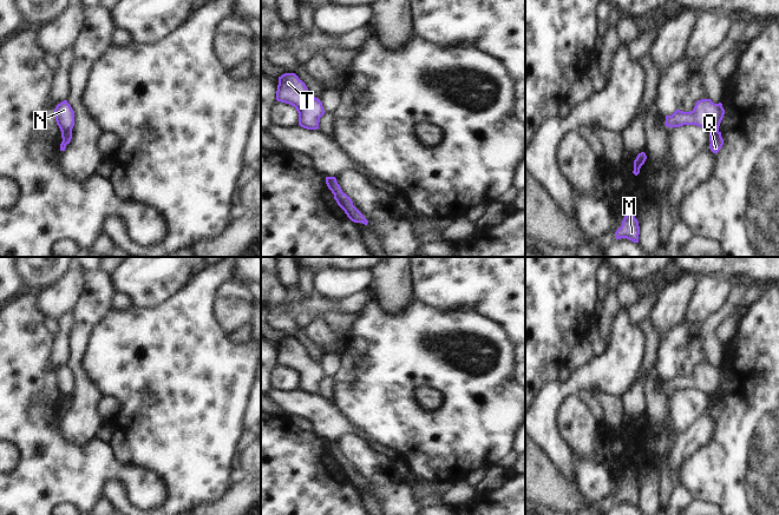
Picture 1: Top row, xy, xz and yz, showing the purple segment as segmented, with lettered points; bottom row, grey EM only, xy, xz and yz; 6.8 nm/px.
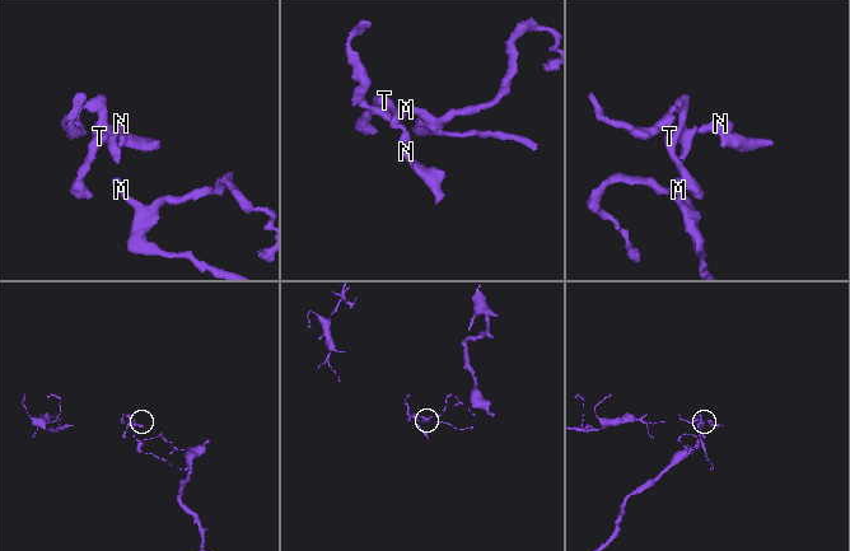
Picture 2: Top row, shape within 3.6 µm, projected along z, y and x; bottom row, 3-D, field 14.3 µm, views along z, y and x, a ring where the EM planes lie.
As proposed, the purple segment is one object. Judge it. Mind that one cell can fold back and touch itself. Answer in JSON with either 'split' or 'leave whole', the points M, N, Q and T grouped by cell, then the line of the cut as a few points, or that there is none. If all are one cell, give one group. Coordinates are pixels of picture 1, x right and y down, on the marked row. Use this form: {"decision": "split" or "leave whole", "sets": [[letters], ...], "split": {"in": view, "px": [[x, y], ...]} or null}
{"decision": "split", "sets": [["M", "N", "T"], ["Q"]], "split": {"in": "xy", "px": [[61, 131], [71, 132]]}}

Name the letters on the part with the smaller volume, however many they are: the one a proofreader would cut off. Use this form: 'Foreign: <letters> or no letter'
Foreign: Q

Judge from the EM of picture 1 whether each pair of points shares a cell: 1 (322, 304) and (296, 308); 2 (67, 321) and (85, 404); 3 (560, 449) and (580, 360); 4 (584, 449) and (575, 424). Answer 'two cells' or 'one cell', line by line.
1: one cell
2: two cells
3: two cells
4: one cell

